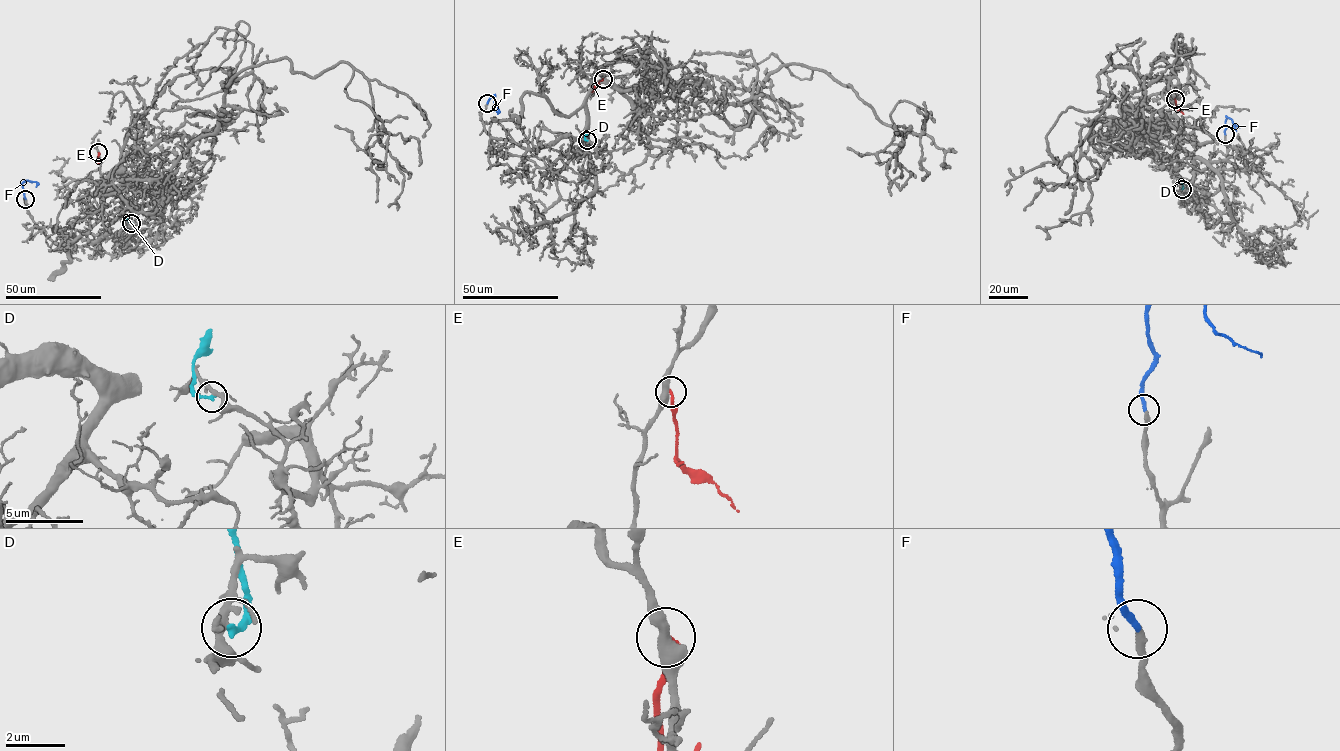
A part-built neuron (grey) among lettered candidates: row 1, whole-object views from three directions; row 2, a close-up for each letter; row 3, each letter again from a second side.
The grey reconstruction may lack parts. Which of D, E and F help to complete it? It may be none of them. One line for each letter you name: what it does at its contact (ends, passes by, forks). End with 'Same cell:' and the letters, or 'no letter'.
F: it ends
Same cell: F

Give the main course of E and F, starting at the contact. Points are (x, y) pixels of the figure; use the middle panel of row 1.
E: (602, 79), (592, 92)
F: (487, 103), (494, 95), (499, 110), (496, 111)

